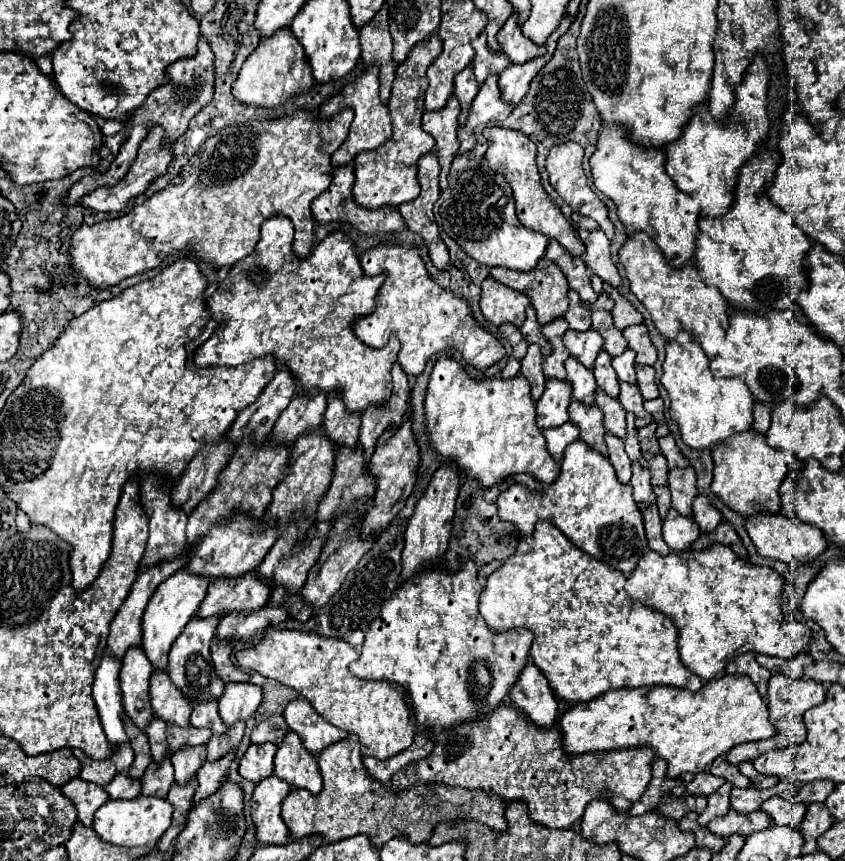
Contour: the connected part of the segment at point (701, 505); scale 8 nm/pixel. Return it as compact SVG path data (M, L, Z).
M704 494L696 496L696 500L694 500L694 514L692 516L698 522L700 532L712 532L722 520L722 514L710 504L708 496L704 496Z

